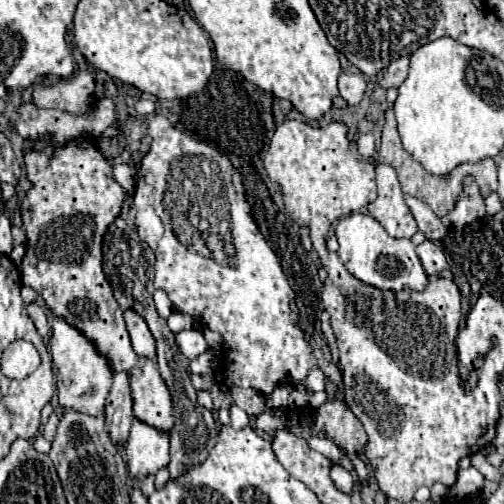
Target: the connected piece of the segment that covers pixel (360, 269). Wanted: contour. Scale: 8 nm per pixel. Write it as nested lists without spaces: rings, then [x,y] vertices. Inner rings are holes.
[[[351,214],[335,226],[335,236],[339,240],[339,258],[345,268],[365,284],[379,290],[423,290],[427,284],[427,274],[415,254],[415,244],[409,238],[391,238],[385,228],[369,214]]]

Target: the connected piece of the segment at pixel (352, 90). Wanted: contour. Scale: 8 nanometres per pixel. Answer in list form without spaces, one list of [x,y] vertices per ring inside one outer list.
[[[341,74],[339,76],[339,94],[351,106],[357,106],[363,100],[365,90],[367,90],[367,80],[363,74]]]

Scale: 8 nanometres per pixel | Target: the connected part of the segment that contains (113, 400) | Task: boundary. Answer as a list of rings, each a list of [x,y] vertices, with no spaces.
[[[115,372],[113,386],[109,390],[107,404],[105,404],[107,432],[115,444],[121,444],[127,440],[133,418],[135,416],[133,416],[133,398],[131,398],[129,374],[127,372]]]

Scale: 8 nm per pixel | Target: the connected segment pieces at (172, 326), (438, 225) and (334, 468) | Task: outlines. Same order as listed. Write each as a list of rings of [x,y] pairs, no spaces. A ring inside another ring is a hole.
[[[173,312],[173,314],[167,318],[167,324],[169,324],[169,330],[177,334],[177,332],[181,332],[181,330],[193,328],[193,318],[191,318],[191,316],[187,316],[187,314]]]
[[[405,196],[405,202],[407,202],[407,206],[411,208],[419,230],[421,230],[429,240],[441,240],[443,236],[448,234],[448,228],[443,226],[441,218],[439,218],[423,200],[413,198],[413,196]]]
[[[331,462],[331,480],[337,484],[337,488],[341,488],[343,492],[349,492],[349,494],[355,486],[353,476],[339,462]]]

